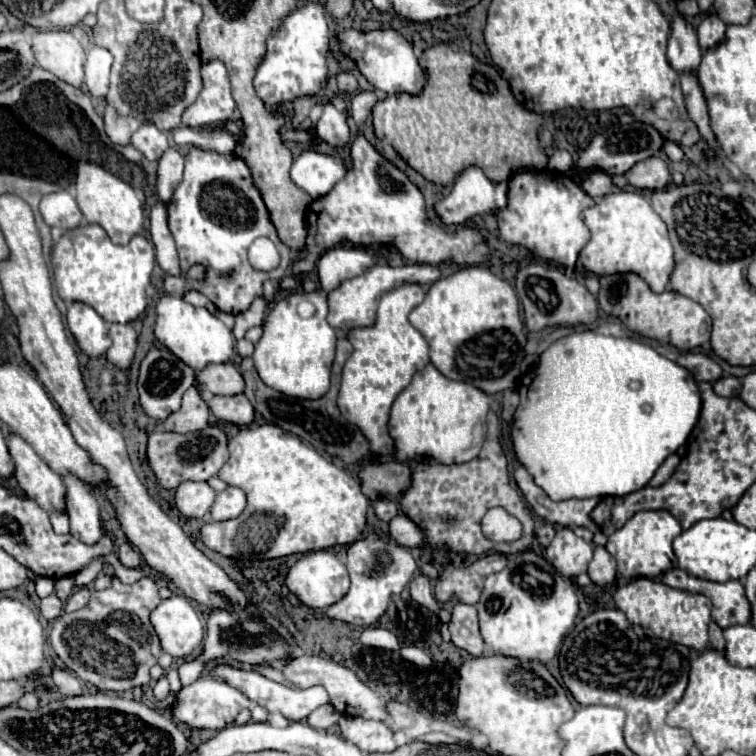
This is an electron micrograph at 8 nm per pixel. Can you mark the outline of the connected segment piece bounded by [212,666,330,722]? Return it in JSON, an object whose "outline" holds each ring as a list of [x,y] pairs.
{"outline":[[[218,666],[218,668],[212,670],[212,674],[230,680],[232,686],[240,688],[252,702],[264,706],[270,714],[282,714],[284,718],[294,720],[294,722],[306,720],[316,708],[330,704],[330,696],[328,696],[328,692],[326,692],[324,686],[310,686],[310,688],[284,686],[284,684],[278,684],[278,682],[272,682],[272,680],[264,678],[256,670],[238,670],[238,668],[230,668],[230,666]]]}

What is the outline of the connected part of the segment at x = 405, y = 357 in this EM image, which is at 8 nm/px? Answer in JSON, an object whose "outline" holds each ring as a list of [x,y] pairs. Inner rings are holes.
{"outline":[[[404,284],[384,294],[378,302],[378,316],[374,326],[356,328],[348,332],[348,340],[354,346],[352,356],[342,370],[338,408],[344,418],[364,430],[364,436],[372,442],[372,452],[378,460],[394,458],[394,442],[388,434],[388,412],[394,398],[408,386],[416,370],[422,370],[428,360],[428,344],[424,336],[408,322],[408,314],[422,304],[426,292],[420,284]]]}

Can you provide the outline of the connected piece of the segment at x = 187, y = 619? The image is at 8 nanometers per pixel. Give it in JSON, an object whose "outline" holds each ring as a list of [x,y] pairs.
{"outline":[[[186,596],[162,600],[152,612],[152,626],[160,638],[162,650],[174,658],[186,658],[204,640],[202,616],[194,610]]]}

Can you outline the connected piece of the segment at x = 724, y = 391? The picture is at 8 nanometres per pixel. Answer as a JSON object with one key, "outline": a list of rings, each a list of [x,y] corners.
{"outline":[[[728,376],[728,378],[720,378],[720,380],[716,380],[712,386],[714,386],[716,394],[730,398],[730,396],[738,396],[738,394],[740,394],[740,386],[742,386],[742,384],[740,384],[738,378]]]}

